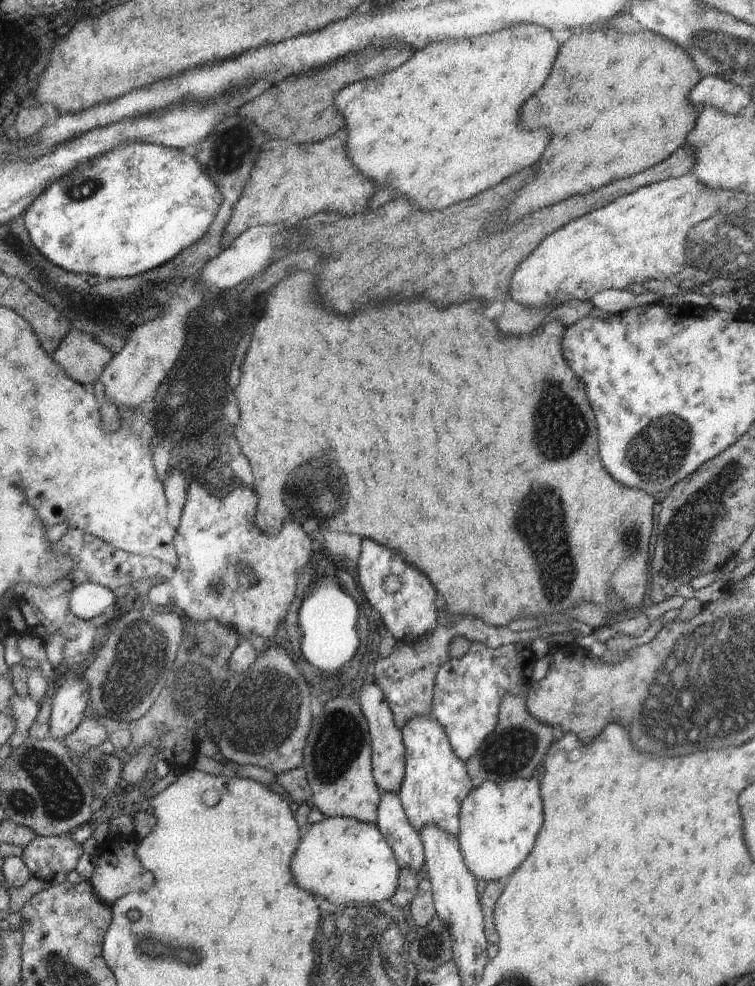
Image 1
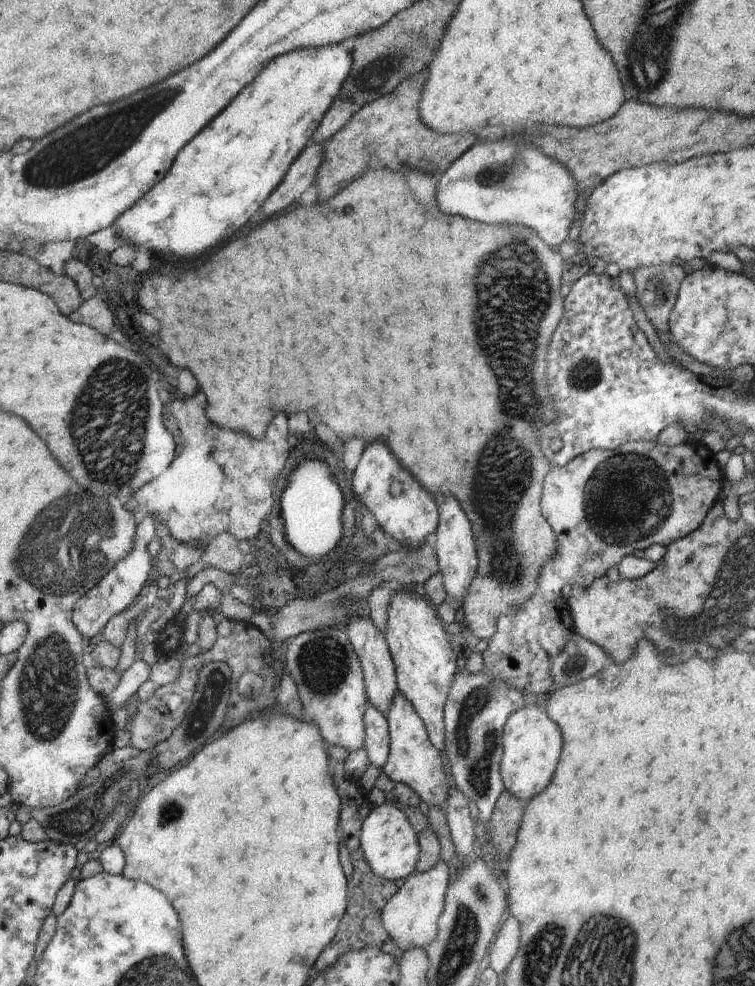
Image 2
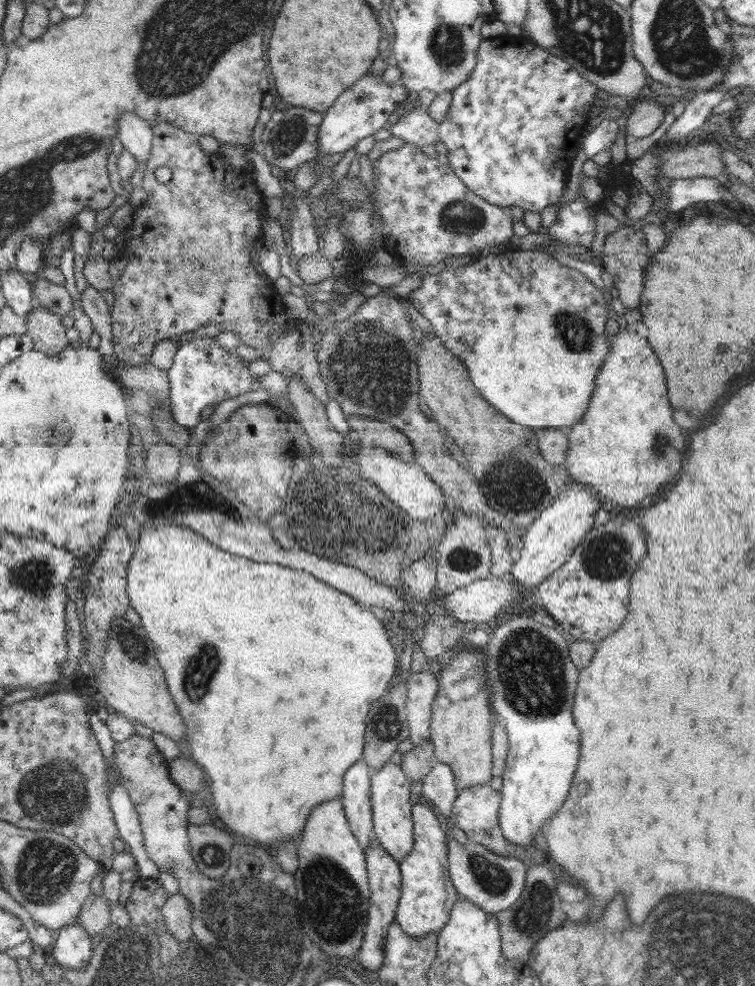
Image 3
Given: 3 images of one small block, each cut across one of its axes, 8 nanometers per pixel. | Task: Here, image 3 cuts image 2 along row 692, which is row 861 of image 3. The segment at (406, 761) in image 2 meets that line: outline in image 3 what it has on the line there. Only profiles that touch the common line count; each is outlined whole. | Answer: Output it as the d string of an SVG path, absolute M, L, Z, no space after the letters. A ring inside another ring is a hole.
M388 761L380 770L372 772L370 802L373 812L374 839L396 862L402 862L414 844L411 780L401 765Z

